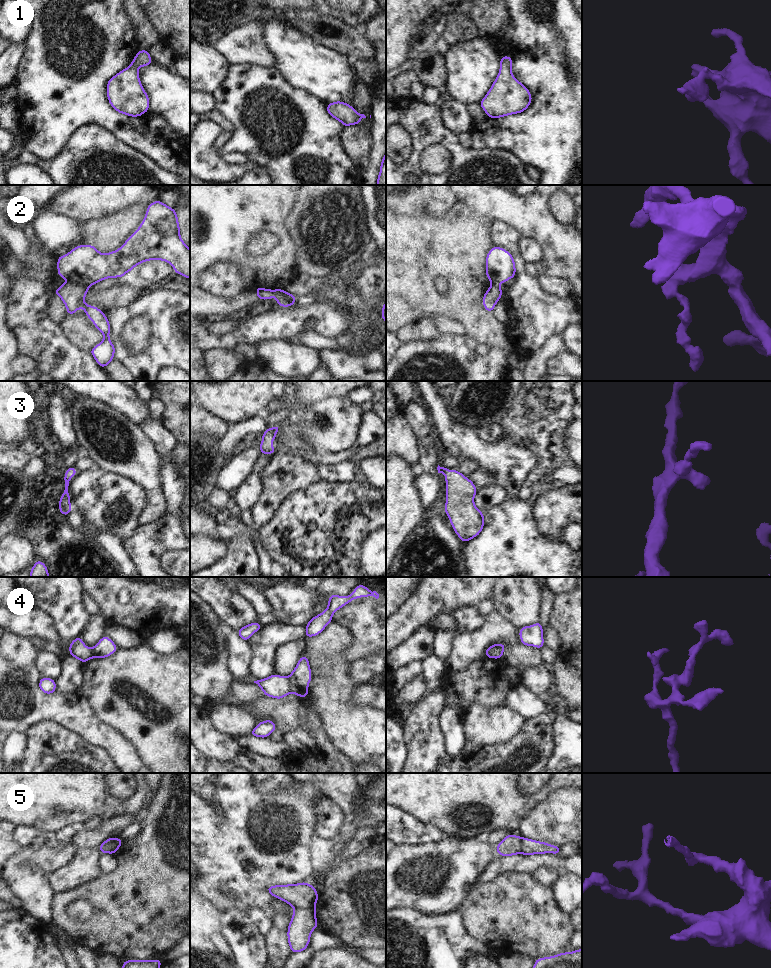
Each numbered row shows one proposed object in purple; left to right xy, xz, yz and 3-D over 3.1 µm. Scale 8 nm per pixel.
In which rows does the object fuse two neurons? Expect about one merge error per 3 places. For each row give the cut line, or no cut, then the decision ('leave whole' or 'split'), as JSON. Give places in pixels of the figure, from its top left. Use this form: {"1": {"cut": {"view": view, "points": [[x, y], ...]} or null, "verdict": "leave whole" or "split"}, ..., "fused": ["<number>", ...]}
{"1": {"cut": null, "verdict": "leave whole"}, "2": {"cut": {"view": "xy", "points": [[70, 281], [80, 284], [87, 289]]}, "verdict": "split"}, "3": {"cut": null, "verdict": "leave whole"}, "4": {"cut": {"view": "xz", "points": [[287, 677], [290, 683], [290, 691]]}, "verdict": "split"}, "5": {"cut": {"view": "xy", "points": [[121, 840], [110, 848]]}, "verdict": "split"}, "fused": ["2", "4", "5"]}

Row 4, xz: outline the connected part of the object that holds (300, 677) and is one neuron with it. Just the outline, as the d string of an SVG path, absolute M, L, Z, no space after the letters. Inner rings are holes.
M302 655L295 669L288 676L290 681L290 692L299 697L306 698L309 693L308 686L311 678L312 673L309 666L309 659Z

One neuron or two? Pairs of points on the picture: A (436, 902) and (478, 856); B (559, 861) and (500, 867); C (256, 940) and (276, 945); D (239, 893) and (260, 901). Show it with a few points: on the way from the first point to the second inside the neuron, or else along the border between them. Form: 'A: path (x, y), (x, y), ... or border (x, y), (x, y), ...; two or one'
A: path (444, 891), (467, 867); one
B: path (544, 861), (515, 863); one
C: border (273, 920), (273, 926), (265, 940), (267, 957); two
D: path (244, 893), (251, 893), (255, 896); one

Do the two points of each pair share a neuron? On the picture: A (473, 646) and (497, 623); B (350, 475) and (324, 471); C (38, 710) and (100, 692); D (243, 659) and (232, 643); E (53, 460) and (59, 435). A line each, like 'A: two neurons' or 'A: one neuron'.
A: one neuron
B: one neuron
C: two neurons
D: one neuron
E: two neurons

